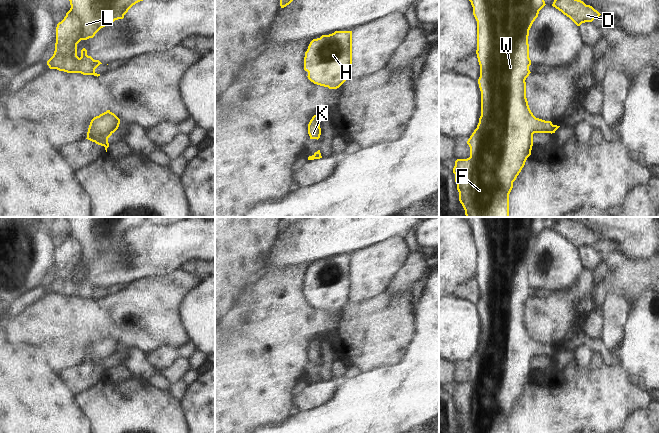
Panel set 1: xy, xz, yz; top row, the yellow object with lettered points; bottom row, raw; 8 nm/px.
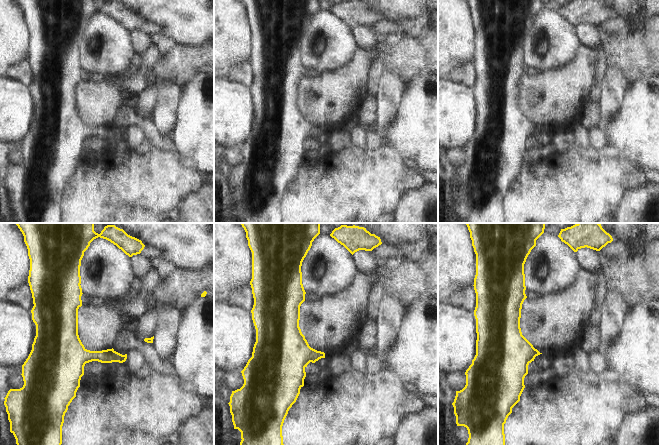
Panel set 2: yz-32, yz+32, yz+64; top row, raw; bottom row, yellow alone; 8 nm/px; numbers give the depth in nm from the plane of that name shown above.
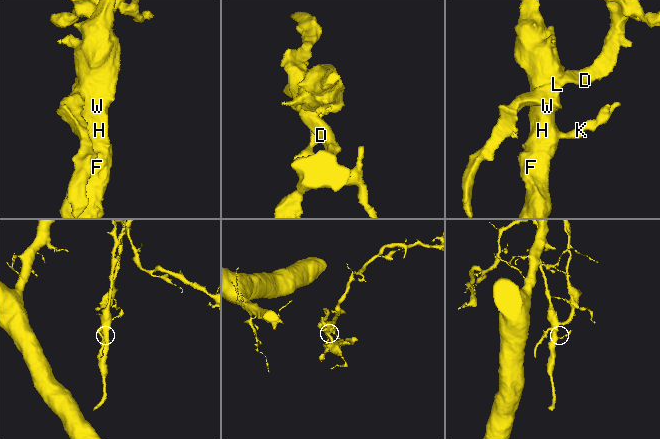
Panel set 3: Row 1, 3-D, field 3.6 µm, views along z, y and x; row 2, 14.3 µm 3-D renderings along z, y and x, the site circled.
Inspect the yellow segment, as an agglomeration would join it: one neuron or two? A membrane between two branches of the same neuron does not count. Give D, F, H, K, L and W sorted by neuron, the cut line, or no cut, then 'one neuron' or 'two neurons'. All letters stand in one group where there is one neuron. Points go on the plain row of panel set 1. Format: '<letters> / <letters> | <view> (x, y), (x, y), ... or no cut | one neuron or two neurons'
D F H K L W | no cut | one neuron

